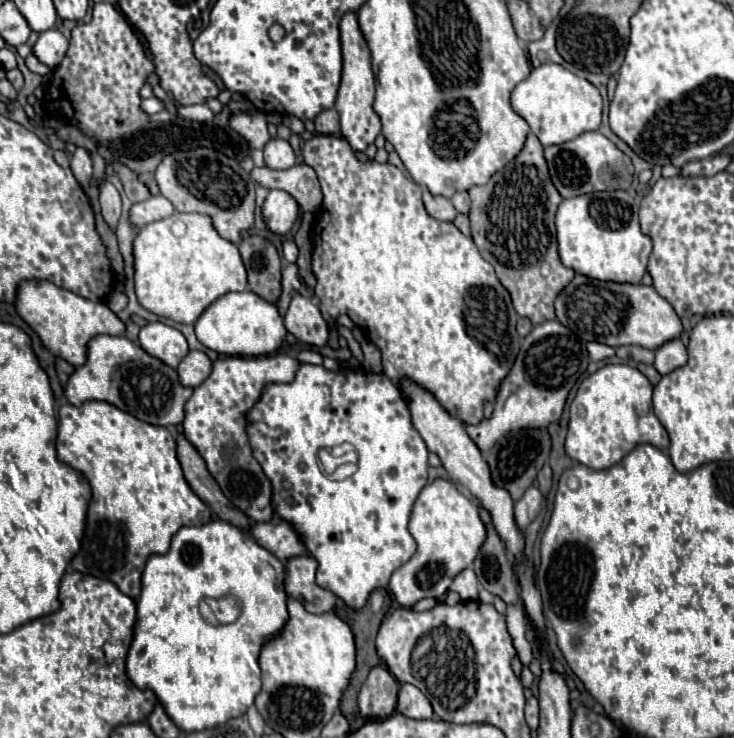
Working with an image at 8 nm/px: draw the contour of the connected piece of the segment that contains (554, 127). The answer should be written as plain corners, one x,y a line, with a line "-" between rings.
543,64
533,68
529,78
515,86
511,94
511,106
529,124
539,142
543,146
551,146
569,142
583,132
597,130
601,124
603,100
599,90
585,78
571,74
559,64

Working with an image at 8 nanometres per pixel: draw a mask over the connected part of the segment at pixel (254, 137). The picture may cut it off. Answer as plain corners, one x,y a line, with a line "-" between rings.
239,112
231,118
229,126
249,144
249,148
263,148
271,140
267,130
267,120
263,114
249,116
245,112

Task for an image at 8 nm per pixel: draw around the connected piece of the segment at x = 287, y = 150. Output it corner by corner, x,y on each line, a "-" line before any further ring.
281,138
271,140
265,146
263,154
265,154
265,166
269,166
271,170
287,170
293,164
297,164
297,156
293,148
289,146
287,140
281,140

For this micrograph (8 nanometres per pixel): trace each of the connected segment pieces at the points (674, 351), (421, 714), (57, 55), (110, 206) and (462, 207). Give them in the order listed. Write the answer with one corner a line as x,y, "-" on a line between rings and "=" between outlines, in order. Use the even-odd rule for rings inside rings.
679,338
671,340
655,350
655,370
661,376
669,374
685,364
687,364
687,348
683,346
683,342
=
403,684
401,686
401,690
399,690
399,702
397,702
397,712
403,714
403,716
407,716
407,718
413,718
413,720
433,718
431,702
413,684
=
47,30
40,34
33,46
33,54
41,64
45,64
54,70
57,64
63,60
67,52
69,42
59,30
=
103,182
103,184
99,184
99,188
101,188
99,202
101,202
103,220
107,222
107,226
111,230
115,230
117,222
119,222
119,216
121,216
121,196
111,182
=
457,192
453,198
451,198
453,206
461,212
461,214
469,214
469,194
467,192

